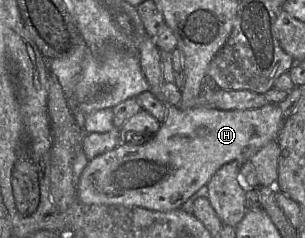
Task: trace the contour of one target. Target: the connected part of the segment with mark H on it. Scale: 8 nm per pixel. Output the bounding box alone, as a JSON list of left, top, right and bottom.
[77,36,285,211]

